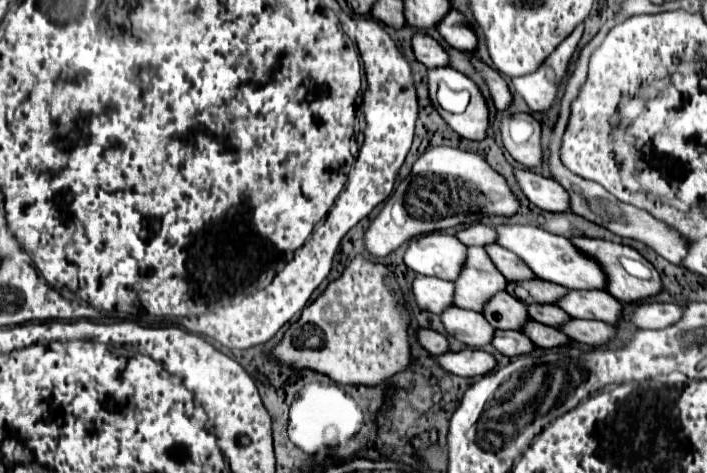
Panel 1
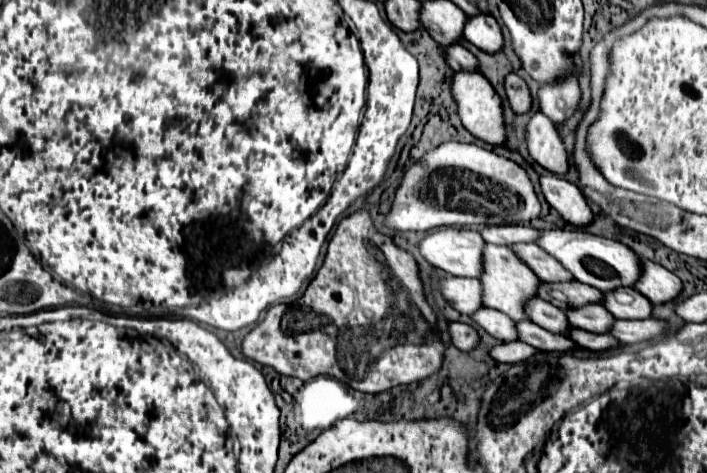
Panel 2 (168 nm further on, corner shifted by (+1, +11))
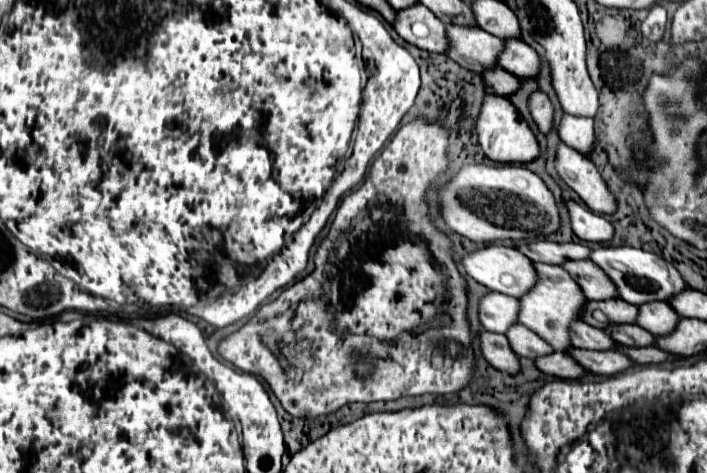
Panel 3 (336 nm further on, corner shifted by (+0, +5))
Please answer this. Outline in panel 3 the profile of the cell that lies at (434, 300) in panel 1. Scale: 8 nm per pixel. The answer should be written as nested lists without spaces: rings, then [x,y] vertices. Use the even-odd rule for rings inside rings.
[[[487,293],[479,305],[479,317],[487,331],[507,333],[509,327],[519,323],[519,299],[503,293]]]

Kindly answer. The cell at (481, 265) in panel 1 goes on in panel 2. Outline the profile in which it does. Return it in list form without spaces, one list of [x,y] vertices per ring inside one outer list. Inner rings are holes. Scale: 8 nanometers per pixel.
[[[484,245],[482,253],[482,273],[480,273],[480,283],[482,283],[482,305],[498,309],[506,313],[510,319],[520,321],[524,317],[524,303],[536,295],[536,285],[540,285],[540,279],[508,249],[502,245]]]

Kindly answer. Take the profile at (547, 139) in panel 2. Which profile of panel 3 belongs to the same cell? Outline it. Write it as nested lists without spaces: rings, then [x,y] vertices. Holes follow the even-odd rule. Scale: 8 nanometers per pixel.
[[[559,143],[555,167],[561,179],[587,203],[591,211],[603,215],[613,215],[617,211],[617,197],[609,191],[591,159],[573,151],[569,145]]]

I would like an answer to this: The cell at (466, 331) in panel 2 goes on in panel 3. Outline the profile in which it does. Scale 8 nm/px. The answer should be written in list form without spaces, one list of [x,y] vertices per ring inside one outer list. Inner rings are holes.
[[[483,331],[481,333],[481,351],[483,357],[499,371],[505,371],[509,375],[517,375],[521,371],[519,365],[519,357],[515,355],[515,351],[511,349],[509,341],[505,335],[499,333],[489,333]]]

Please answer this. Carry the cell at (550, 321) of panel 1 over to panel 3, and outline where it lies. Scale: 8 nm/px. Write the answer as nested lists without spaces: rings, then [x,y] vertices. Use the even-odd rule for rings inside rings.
[[[609,325],[609,335],[623,347],[653,347],[655,337],[639,325]]]

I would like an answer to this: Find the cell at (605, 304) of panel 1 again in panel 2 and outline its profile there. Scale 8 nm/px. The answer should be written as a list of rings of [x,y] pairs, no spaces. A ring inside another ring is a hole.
[[[618,287],[602,293],[600,301],[614,317],[620,319],[648,319],[652,311],[652,303],[636,293],[632,287]]]

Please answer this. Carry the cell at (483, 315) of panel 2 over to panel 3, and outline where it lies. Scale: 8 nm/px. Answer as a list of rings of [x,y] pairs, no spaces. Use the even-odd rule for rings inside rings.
[[[521,323],[513,325],[509,331],[507,331],[507,339],[513,347],[513,351],[519,355],[519,357],[527,357],[527,359],[537,359],[541,355],[551,355],[555,349],[545,343],[539,335],[535,335],[531,329],[523,327]]]

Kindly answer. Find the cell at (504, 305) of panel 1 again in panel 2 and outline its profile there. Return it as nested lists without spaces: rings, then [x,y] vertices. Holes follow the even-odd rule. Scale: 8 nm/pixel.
[[[532,297],[532,301],[528,301],[528,305],[524,305],[524,311],[528,315],[528,319],[552,333],[560,333],[560,329],[570,329],[570,323],[564,317],[564,311],[540,301],[538,297]]]

